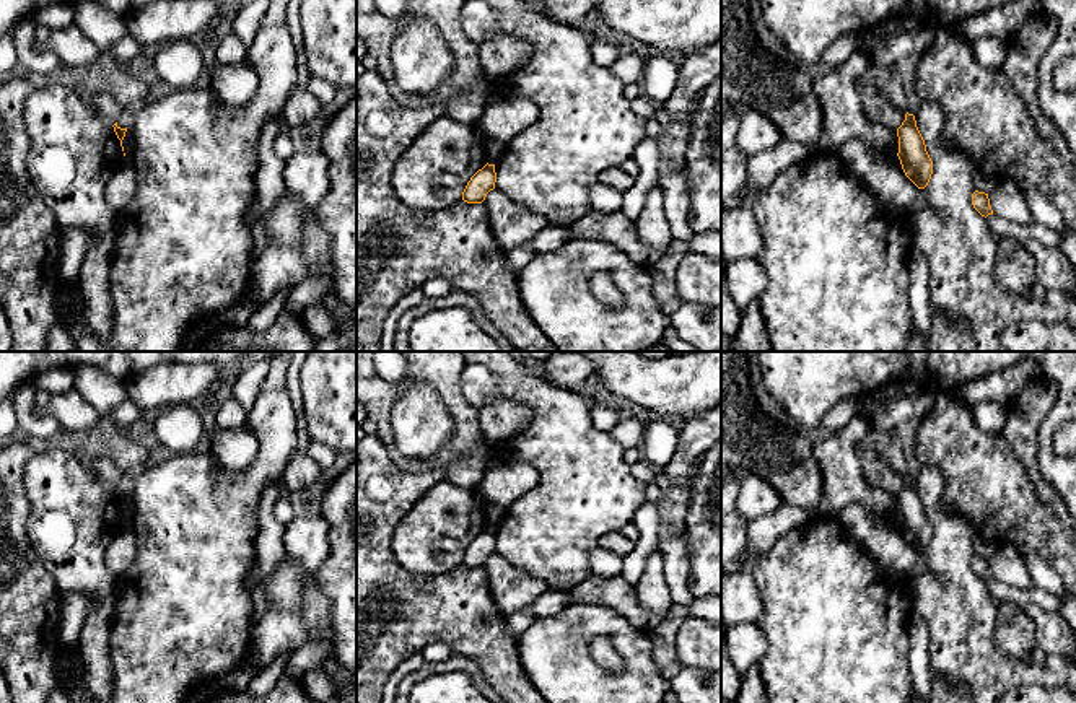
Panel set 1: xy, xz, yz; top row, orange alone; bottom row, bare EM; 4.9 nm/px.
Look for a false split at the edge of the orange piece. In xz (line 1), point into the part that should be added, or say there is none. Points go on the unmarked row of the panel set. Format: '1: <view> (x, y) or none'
1: none

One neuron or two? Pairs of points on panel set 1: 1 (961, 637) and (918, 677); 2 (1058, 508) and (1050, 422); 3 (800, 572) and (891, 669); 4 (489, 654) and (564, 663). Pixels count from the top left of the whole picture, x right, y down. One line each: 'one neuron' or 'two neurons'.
1: two neurons
2: two neurons
3: one neuron
4: two neurons

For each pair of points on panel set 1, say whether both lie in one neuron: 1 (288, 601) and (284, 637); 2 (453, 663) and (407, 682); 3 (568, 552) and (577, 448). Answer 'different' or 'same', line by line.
1: same
2: same
3: same

